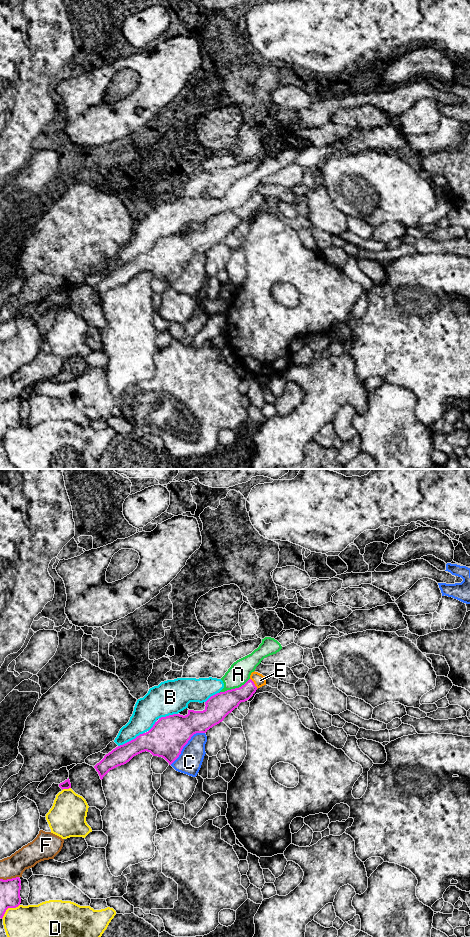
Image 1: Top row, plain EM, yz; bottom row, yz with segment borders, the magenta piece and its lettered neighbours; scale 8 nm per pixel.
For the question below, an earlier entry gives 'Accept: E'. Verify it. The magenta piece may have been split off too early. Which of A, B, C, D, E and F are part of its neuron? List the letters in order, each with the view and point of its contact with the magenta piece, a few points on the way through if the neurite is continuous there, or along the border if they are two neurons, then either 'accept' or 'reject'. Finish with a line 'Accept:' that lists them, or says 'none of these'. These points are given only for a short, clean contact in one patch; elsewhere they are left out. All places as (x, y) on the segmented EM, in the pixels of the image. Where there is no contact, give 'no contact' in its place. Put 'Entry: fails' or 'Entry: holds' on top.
Entry: holds
A: contact yz (235, 688); reject
B: contact yz (131, 740); reject
C: contact yz (186, 743); reject
D: contact yz (66, 788); reject
E: contact yz (253, 683); accept
F: contact yz (9, 879); reject
Accept: E

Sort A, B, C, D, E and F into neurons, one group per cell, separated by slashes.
A B / C / D / E / F

